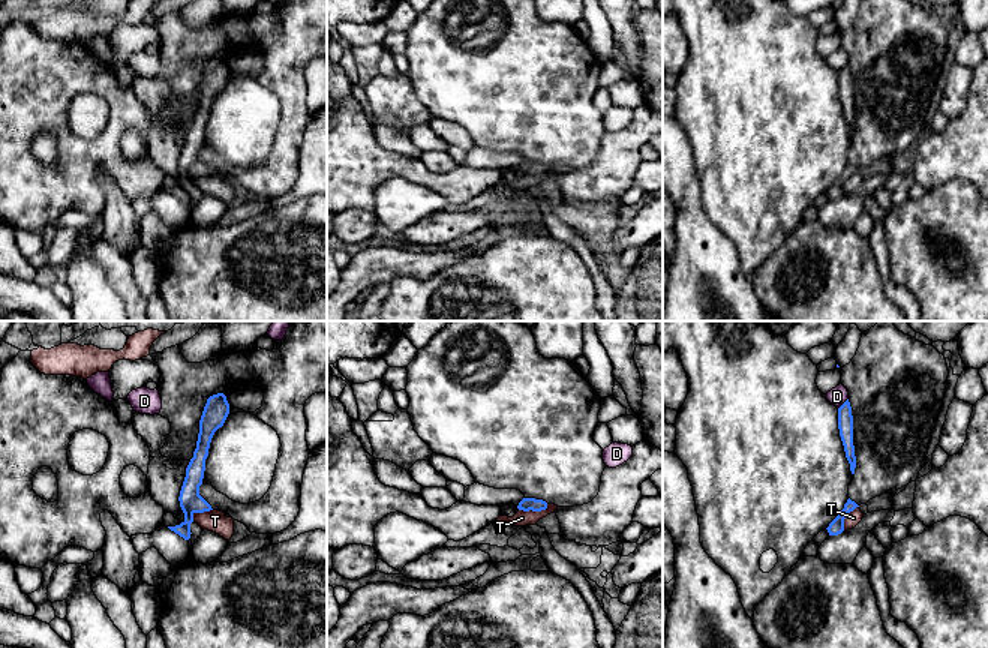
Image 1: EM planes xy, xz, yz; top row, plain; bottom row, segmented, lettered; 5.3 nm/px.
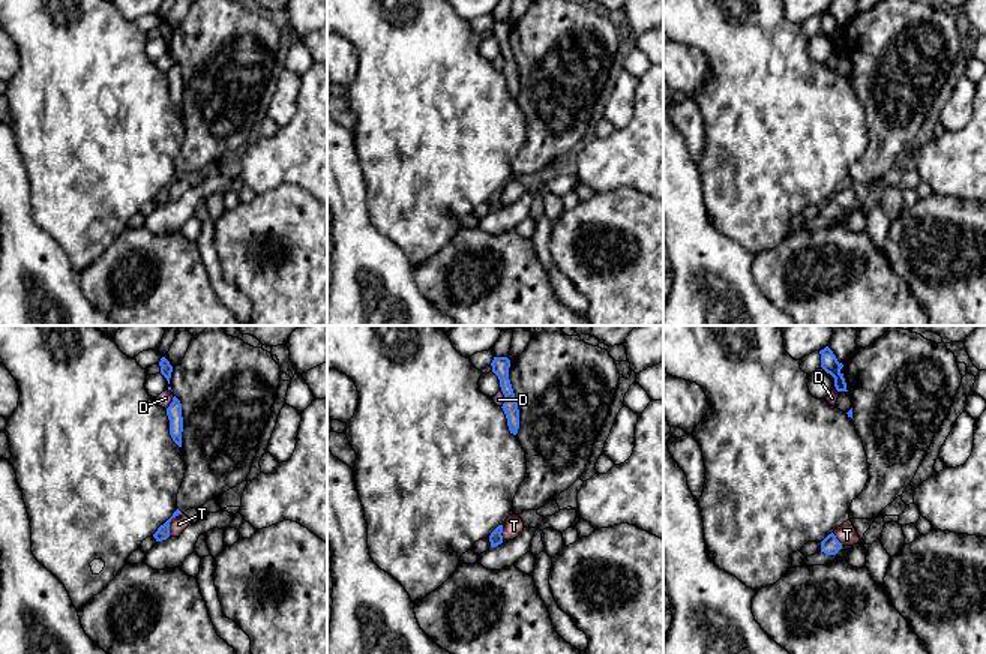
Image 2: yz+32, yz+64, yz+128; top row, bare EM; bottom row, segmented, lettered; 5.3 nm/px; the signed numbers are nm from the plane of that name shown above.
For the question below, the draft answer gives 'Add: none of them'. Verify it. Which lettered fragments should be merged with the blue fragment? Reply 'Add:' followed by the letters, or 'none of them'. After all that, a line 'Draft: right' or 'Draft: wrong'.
Add: none of them
Draft: right

